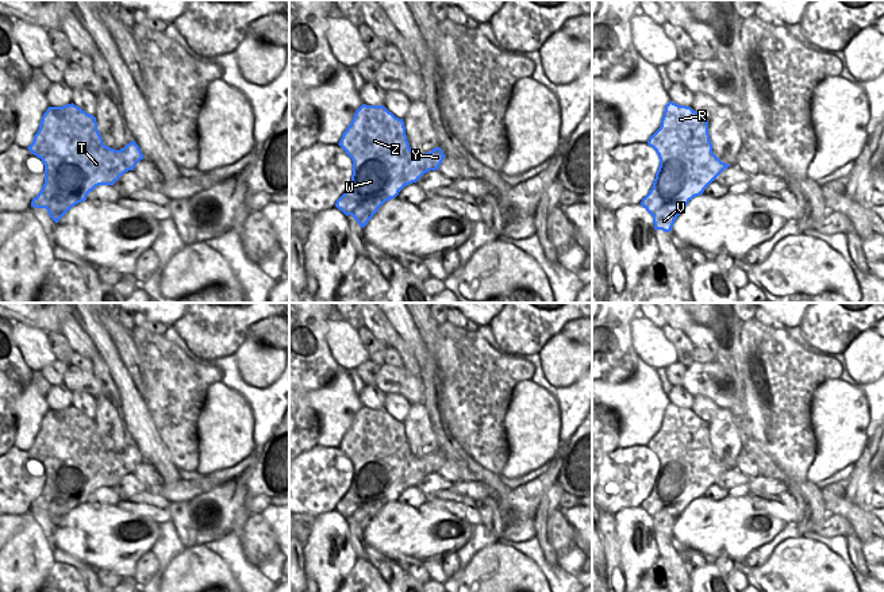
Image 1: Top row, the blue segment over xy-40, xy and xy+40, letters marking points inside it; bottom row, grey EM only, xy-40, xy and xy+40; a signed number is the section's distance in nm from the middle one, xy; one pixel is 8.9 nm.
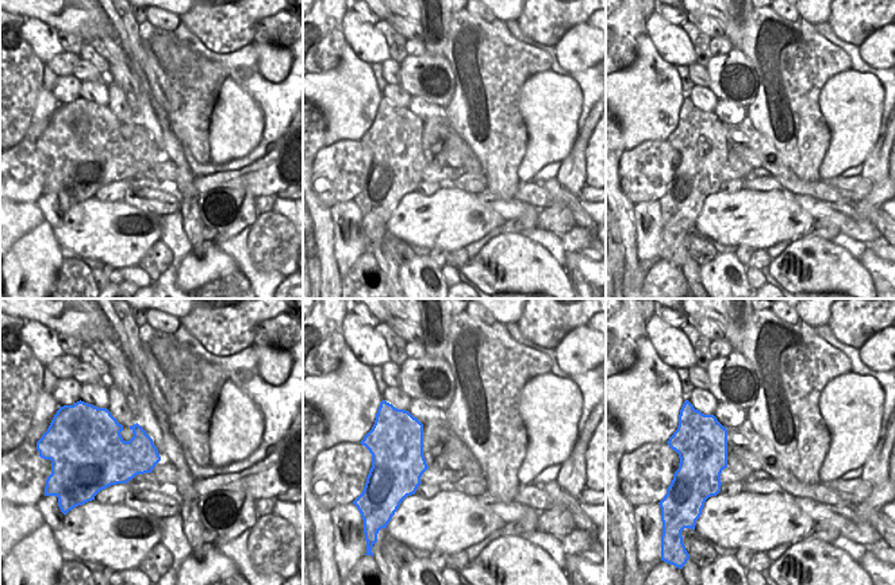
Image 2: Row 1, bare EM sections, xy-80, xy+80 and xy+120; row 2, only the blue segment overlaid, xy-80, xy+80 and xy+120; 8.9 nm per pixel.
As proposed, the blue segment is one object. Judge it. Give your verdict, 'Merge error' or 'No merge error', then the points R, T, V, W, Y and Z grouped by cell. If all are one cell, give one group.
Merge error. Groups: R W Z / T V Y.

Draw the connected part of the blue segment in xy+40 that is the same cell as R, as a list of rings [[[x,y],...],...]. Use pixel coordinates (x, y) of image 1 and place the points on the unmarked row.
[[[669,404],[665,408],[660,431],[649,441],[647,447],[657,457],[666,458],[669,466],[656,501],[646,510],[654,519],[660,512],[672,508],[670,496],[683,496],[693,491],[692,485],[674,466],[679,464],[710,462],[712,446],[708,437],[708,423],[703,422],[691,410]]]

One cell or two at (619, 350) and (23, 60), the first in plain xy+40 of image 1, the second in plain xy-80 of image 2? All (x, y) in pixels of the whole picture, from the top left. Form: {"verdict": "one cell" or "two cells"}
{"verdict": "one cell"}

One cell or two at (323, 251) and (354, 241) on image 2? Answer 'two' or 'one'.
two

